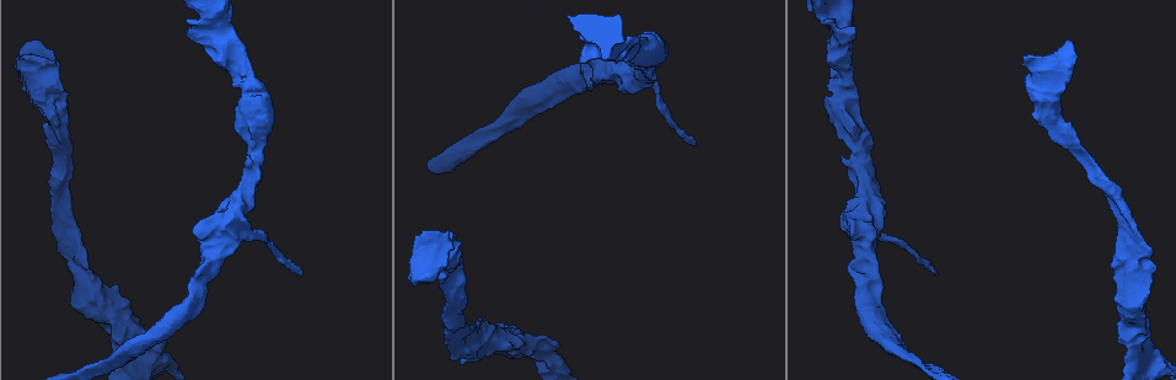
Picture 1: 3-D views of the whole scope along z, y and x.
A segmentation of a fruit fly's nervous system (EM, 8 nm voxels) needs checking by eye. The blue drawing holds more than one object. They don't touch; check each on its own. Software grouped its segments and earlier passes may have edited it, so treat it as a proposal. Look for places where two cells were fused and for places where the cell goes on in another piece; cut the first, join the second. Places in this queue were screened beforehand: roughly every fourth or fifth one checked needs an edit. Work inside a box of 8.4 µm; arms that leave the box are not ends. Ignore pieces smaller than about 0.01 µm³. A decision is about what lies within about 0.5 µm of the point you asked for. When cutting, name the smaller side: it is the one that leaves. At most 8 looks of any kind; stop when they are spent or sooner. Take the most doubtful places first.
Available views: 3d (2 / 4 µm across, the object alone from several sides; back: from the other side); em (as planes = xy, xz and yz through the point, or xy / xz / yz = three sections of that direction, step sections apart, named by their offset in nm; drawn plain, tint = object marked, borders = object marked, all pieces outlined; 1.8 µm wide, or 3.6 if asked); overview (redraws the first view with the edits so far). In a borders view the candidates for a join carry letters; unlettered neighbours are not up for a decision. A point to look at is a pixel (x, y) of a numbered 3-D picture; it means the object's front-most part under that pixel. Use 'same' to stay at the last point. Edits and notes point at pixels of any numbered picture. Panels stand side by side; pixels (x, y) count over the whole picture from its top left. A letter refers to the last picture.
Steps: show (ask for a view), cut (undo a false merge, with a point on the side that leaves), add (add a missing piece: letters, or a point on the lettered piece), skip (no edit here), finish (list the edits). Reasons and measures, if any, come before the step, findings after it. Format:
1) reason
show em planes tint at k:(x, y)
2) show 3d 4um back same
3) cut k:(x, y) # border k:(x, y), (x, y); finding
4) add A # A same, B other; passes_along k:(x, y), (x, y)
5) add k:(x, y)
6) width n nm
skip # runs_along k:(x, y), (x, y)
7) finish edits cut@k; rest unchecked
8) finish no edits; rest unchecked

three-way junction
show 3d 4um at 1:(222, 241)

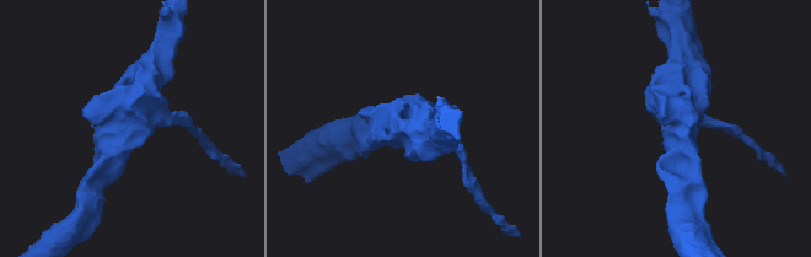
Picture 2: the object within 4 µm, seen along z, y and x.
now the EM
show em planes tint at 2:(127, 124)

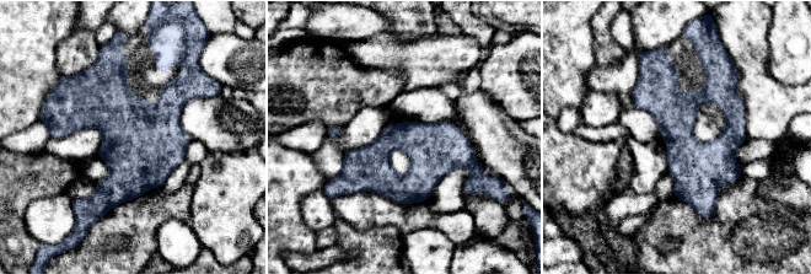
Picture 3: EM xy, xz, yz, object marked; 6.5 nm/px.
what lies round it
show em planes borders same

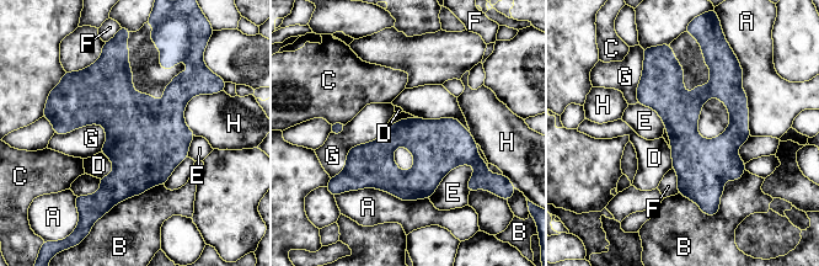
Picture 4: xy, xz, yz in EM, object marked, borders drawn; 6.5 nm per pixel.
width 280 nm
skip # A other, B other, C other, D other, E other, F other, G other, H other; runs_along 4:(670, 62), (706, 205); one cell here

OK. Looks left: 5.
thick turns thin
show em yz step 4 tint at 1:(1150, 361)

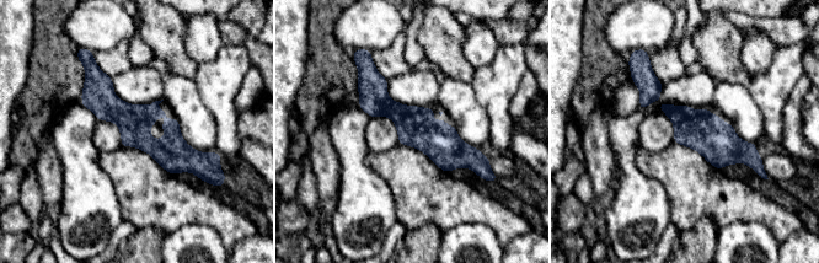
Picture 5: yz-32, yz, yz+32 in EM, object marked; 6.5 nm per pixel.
show em yz step 4 borders same

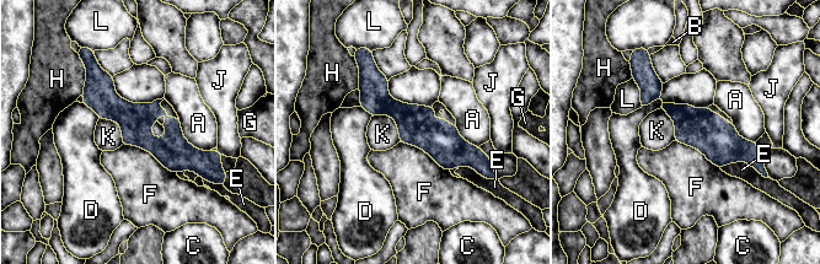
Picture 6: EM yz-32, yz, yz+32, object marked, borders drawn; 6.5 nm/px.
skip # A other, B other, C other, D other, E other, F other, G other, H other, J other, K other, L other; runs_along 6:(362, 82), (449, 150), (482, 160); one cell here

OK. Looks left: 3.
sudden change in width
show em yz step 4 borders at 1:(841, 80)

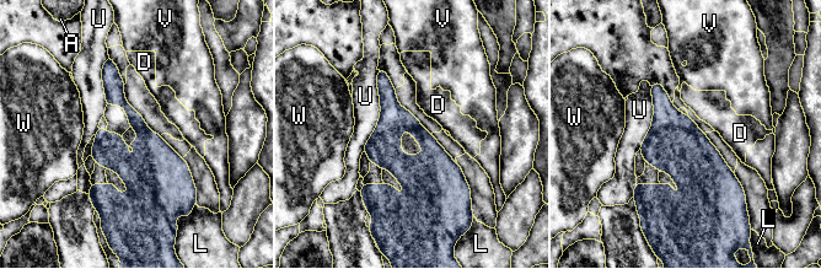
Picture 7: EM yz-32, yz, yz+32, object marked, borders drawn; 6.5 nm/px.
another direction
show em planes borders same

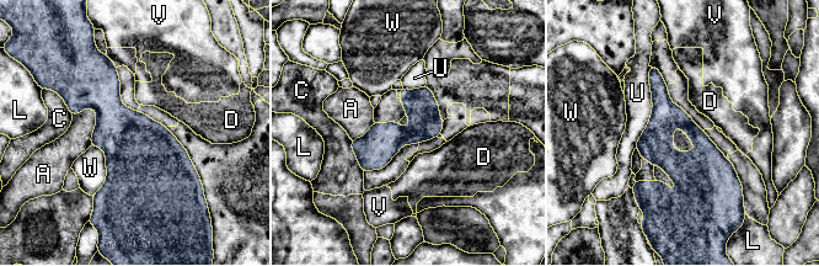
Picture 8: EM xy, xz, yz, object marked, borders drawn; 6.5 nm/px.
skip # A other, C other, D other, L other, U other, V other, W other; runs_along 8:(653, 69), (678, 202); all the same cell

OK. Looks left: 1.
finish no edits; rest unchecked

